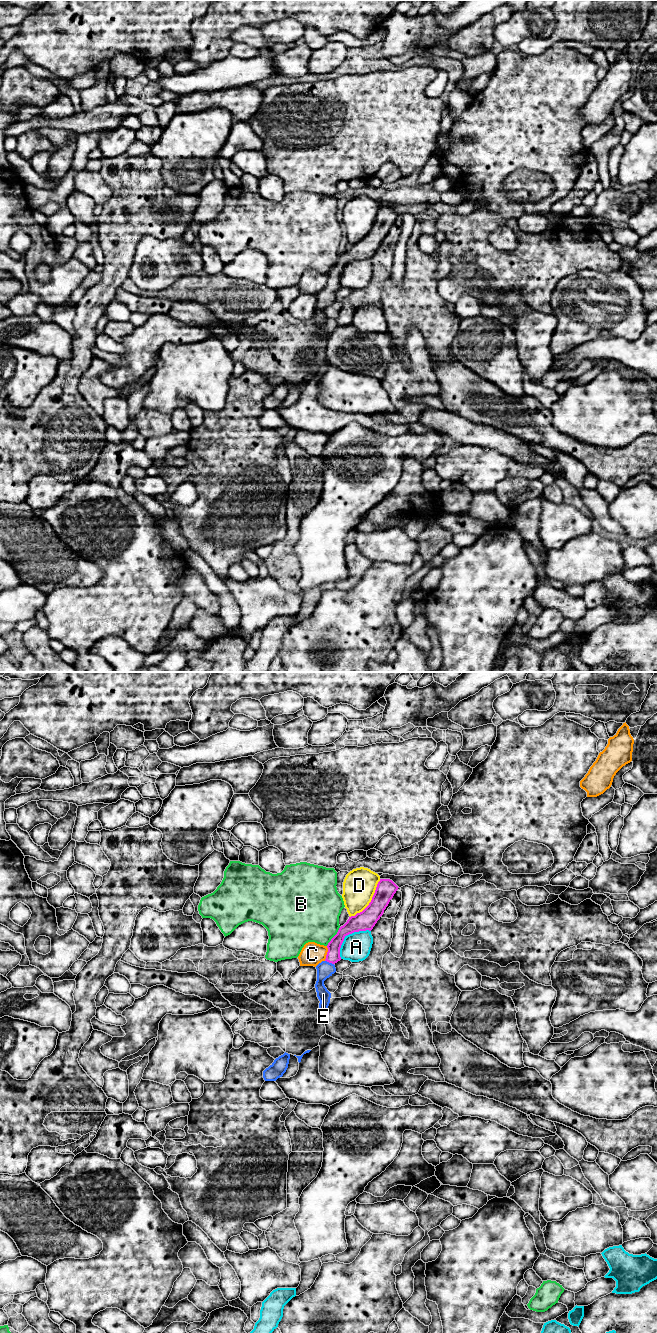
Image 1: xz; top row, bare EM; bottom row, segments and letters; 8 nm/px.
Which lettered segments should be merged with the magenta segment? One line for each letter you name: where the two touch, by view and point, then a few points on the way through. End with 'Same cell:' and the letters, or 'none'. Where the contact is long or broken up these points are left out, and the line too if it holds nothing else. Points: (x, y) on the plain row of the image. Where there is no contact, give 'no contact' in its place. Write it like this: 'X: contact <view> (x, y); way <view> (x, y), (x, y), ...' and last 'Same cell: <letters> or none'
E: contact xz (329, 290); way xz (333, 283), (329, 290), (325, 297)
Same cell: E

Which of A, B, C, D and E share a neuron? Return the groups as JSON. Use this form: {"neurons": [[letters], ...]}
{"neurons": [["A"], ["B"], ["C"], ["D"], ["E"]]}

